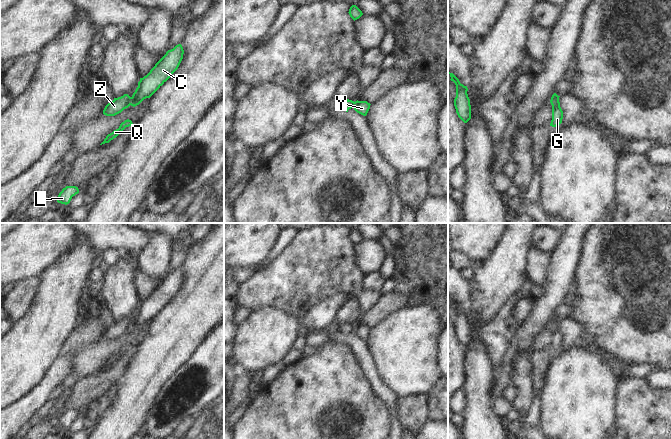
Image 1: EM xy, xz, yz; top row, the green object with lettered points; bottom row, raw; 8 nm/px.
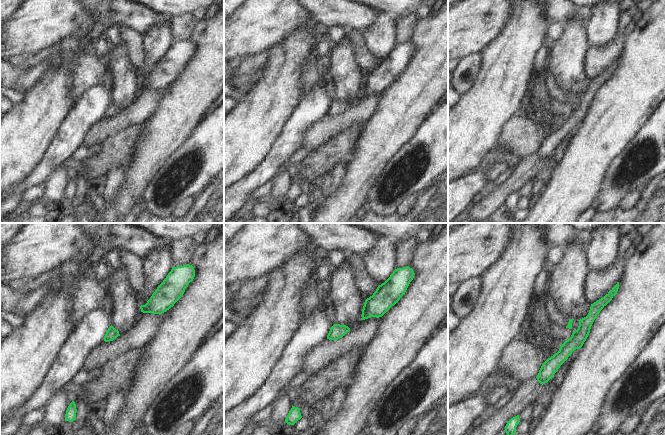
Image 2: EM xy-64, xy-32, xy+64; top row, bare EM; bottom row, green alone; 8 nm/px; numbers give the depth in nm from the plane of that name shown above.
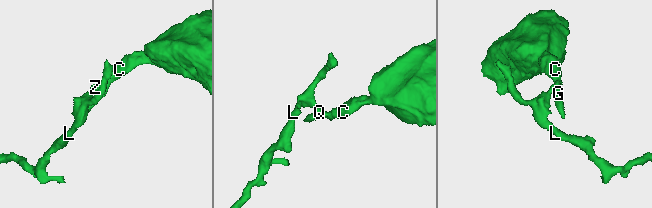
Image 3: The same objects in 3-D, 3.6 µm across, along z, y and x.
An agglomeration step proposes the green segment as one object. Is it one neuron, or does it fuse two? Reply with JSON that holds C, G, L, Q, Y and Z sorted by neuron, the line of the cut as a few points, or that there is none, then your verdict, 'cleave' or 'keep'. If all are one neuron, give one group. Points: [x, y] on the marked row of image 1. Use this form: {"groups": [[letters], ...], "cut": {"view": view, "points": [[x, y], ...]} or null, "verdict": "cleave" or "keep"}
{"groups": [["C", "G", "Q", "Y"], ["L", "Z"]], "cut": {"view": "xy", "points": [[131, 97], [129, 104]]}, "verdict": "cleave"}

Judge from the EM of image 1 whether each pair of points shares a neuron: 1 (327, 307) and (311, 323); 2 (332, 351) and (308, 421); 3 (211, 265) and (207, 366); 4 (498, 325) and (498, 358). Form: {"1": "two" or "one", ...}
{"1": "one", "2": "one", "3": "two", "4": "one"}

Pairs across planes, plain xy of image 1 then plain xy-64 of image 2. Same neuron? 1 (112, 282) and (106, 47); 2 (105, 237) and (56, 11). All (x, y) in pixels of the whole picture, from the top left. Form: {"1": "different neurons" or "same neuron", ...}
{"1": "different neurons", "2": "different neurons"}

